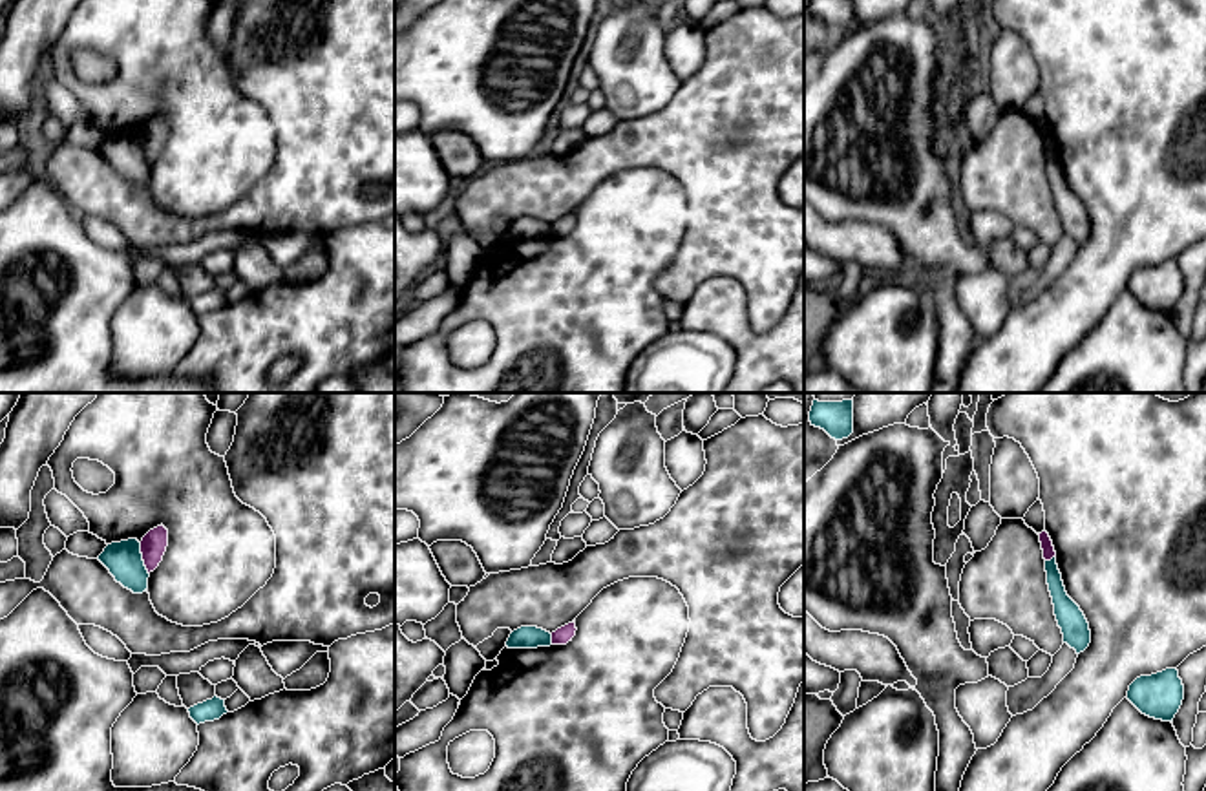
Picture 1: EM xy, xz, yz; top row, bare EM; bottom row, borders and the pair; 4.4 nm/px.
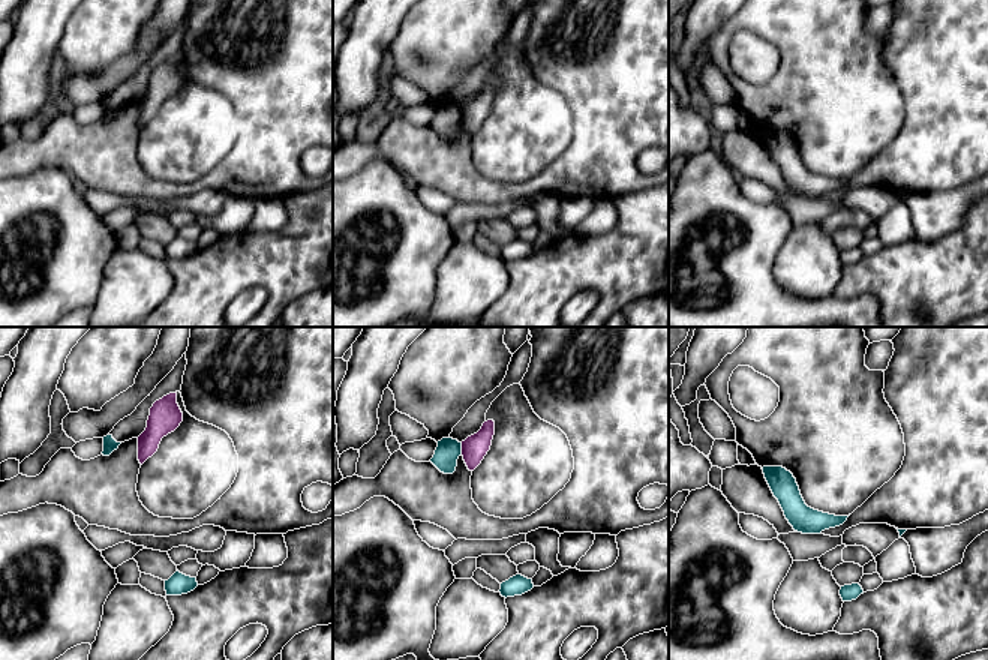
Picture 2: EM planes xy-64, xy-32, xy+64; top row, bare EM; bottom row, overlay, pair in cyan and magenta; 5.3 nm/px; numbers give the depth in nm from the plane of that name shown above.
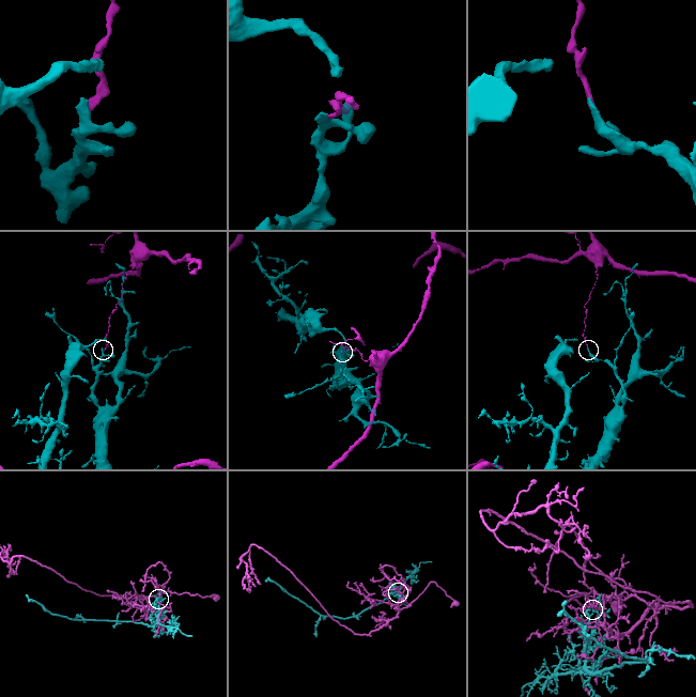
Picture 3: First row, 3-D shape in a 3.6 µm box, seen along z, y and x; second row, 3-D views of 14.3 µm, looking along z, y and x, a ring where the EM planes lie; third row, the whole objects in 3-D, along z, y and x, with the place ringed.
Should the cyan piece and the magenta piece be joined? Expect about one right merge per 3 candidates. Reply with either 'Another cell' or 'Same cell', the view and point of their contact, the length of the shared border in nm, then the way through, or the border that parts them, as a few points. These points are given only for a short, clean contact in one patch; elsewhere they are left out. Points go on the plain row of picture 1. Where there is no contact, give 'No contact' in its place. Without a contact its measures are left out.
Another cell. Touches cyan at xy (141, 150). Shared border 150 nm. Boundary: xy (139, 134), (148, 165)

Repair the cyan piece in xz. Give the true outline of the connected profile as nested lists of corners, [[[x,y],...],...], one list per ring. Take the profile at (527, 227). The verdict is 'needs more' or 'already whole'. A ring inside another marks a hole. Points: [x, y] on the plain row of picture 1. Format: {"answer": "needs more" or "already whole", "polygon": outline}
{"answer": "already whole", "polygon": [[[521,217],[513,221],[506,232],[508,239],[537,239],[550,236],[552,225],[537,217]]]}

